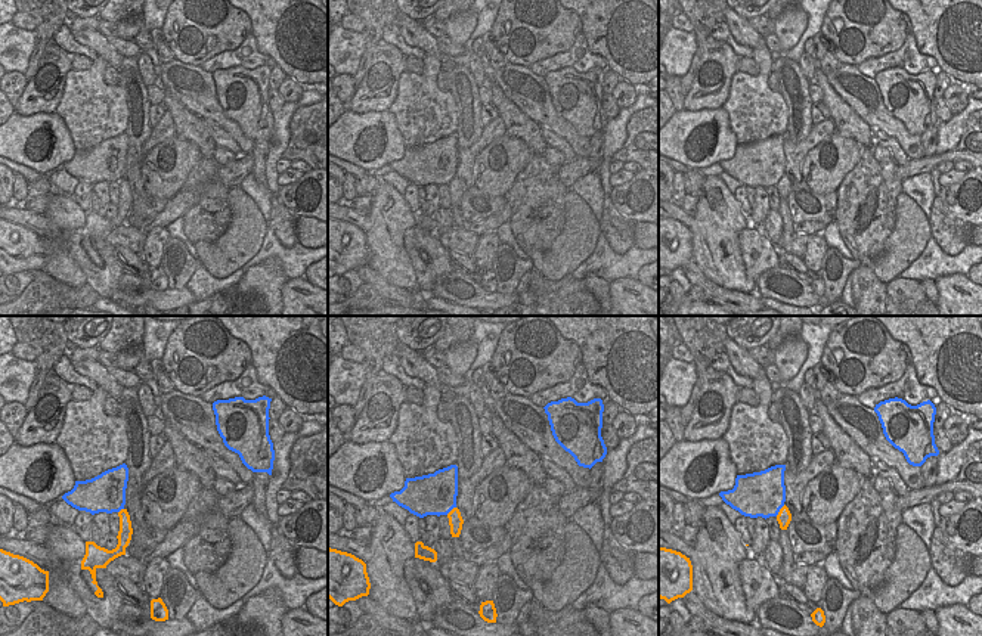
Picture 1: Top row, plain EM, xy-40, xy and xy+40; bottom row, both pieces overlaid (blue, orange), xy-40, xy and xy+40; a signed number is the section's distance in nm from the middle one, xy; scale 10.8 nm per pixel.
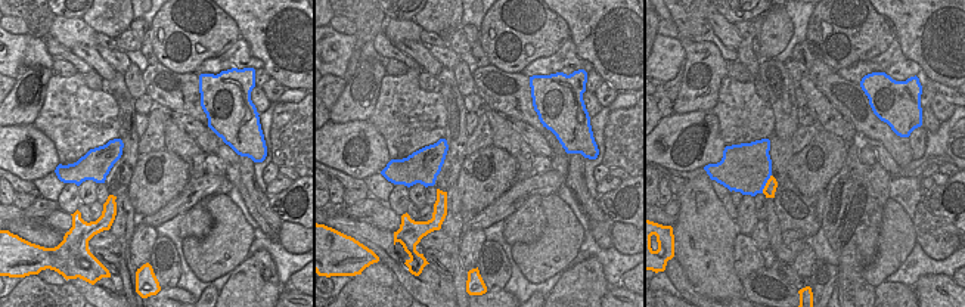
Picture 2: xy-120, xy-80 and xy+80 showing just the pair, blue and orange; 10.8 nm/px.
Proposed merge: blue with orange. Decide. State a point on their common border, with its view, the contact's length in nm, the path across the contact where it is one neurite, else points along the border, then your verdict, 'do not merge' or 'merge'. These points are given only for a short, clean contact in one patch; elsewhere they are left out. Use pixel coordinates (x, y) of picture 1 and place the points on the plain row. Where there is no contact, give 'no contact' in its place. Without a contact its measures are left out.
meets blue in xy+40 at (778, 180); contact 160 nm long; do not merge

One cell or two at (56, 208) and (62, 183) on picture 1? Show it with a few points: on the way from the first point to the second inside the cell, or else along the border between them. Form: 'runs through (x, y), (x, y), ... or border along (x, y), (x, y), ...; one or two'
border along (50, 183), (71, 196); two

